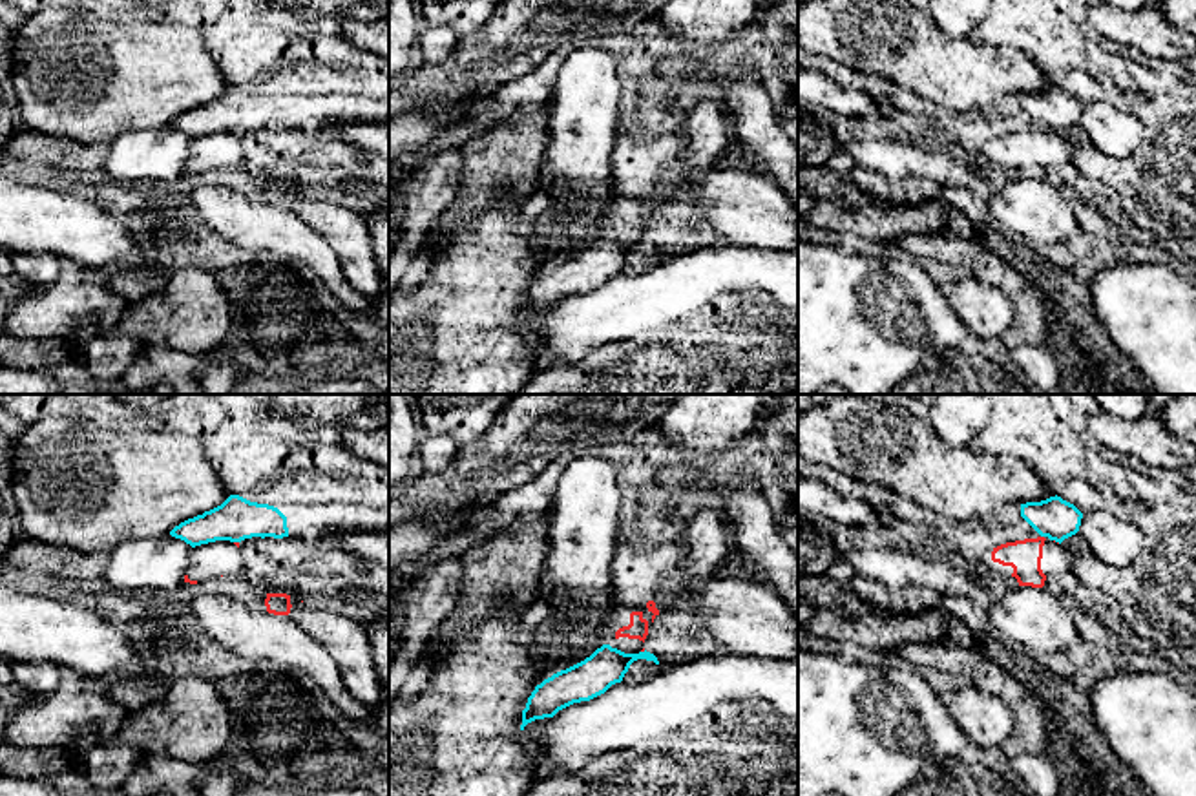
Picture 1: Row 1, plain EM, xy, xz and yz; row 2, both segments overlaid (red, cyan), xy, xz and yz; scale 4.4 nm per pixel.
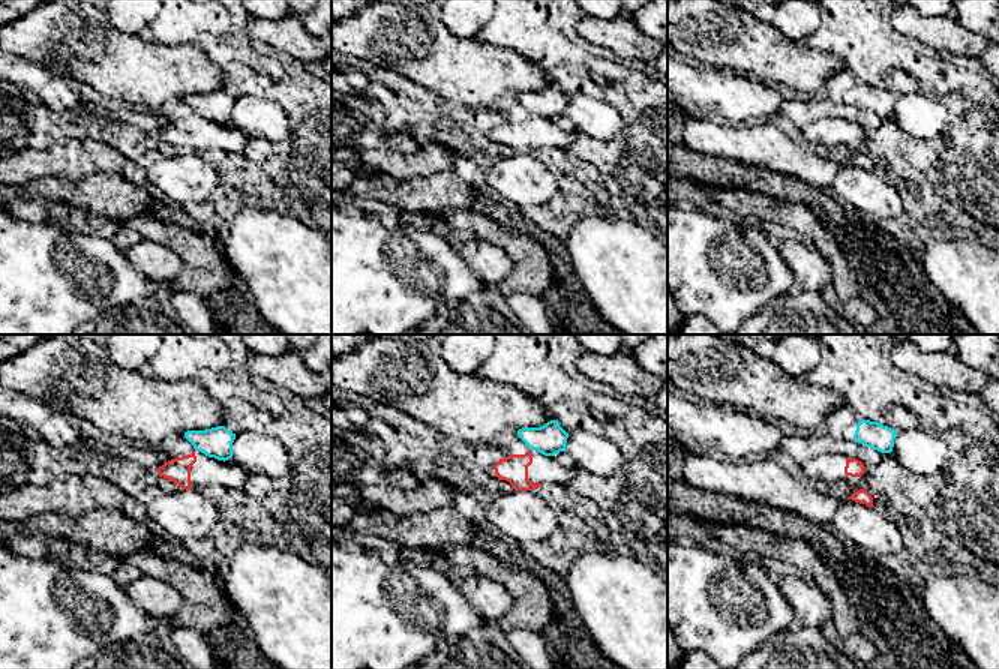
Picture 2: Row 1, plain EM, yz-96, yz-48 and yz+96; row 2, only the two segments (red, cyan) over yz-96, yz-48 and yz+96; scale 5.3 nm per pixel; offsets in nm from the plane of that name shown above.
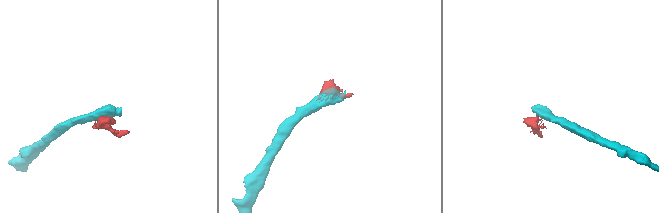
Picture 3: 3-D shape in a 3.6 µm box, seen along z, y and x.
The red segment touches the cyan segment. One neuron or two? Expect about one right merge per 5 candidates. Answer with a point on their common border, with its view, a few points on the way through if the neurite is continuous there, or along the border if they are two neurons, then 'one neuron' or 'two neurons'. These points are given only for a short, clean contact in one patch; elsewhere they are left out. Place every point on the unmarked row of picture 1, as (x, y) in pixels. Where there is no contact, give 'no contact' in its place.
xy (236, 134) | along xy (234, 132), (238, 134) | two neurons

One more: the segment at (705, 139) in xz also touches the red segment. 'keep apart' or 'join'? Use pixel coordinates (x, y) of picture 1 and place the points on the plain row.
join

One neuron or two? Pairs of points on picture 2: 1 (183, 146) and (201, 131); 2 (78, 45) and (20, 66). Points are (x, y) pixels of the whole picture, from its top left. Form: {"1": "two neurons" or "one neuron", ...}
{"1": "one neuron", "2": "two neurons"}

